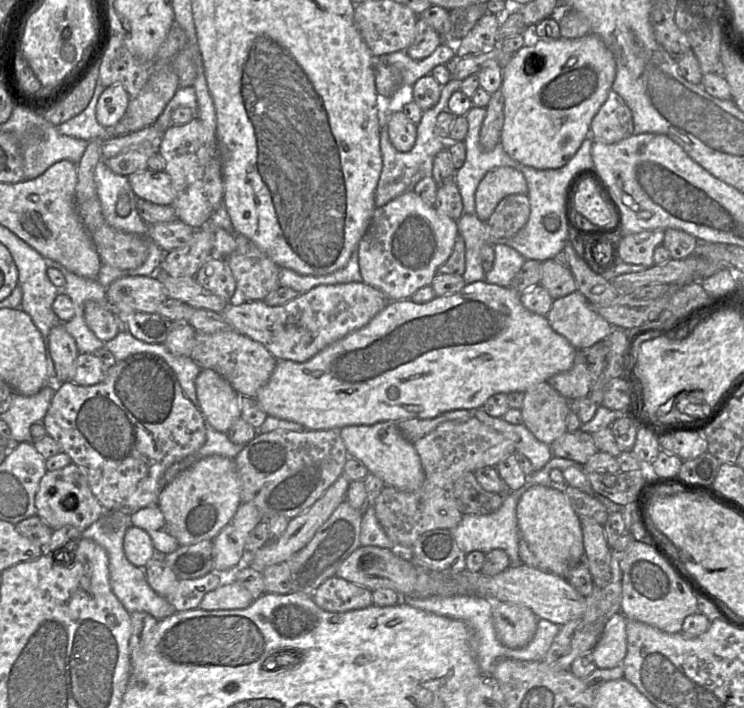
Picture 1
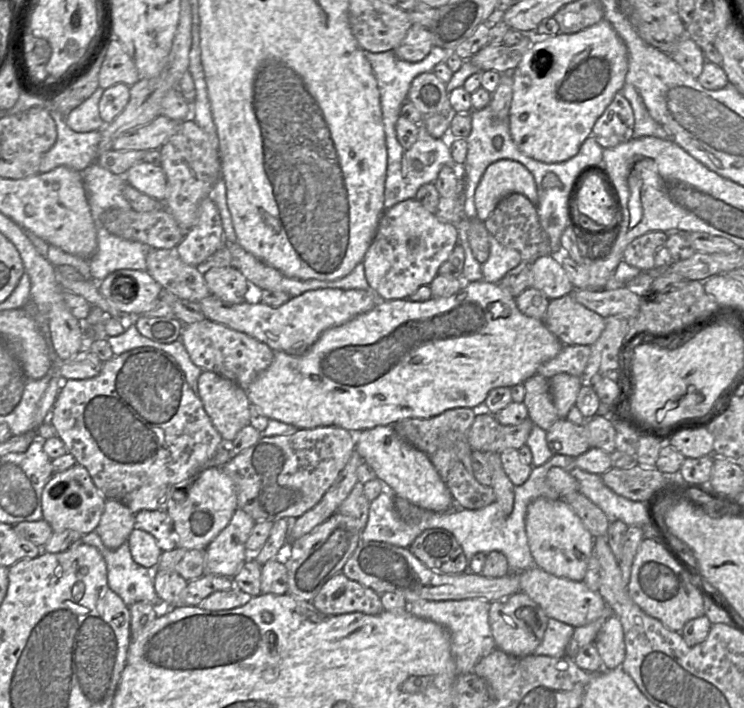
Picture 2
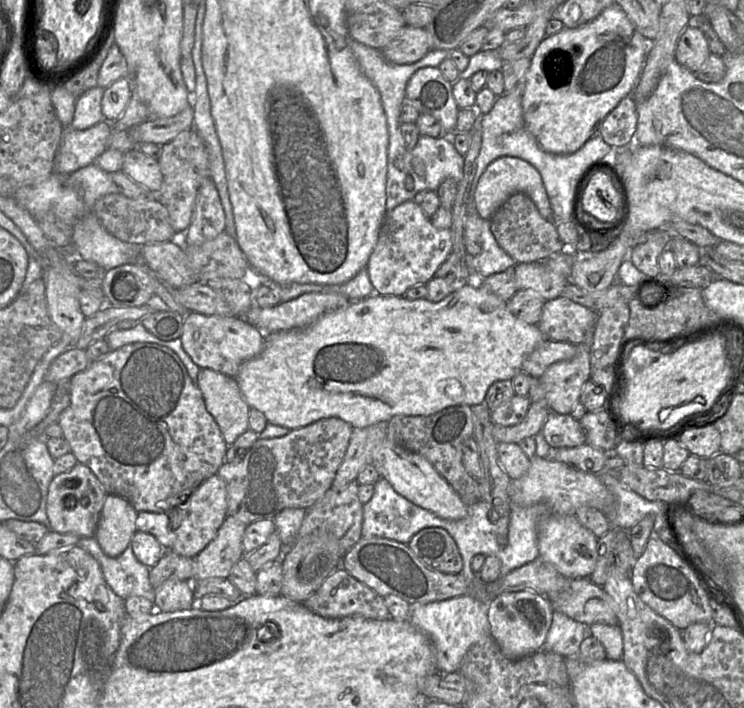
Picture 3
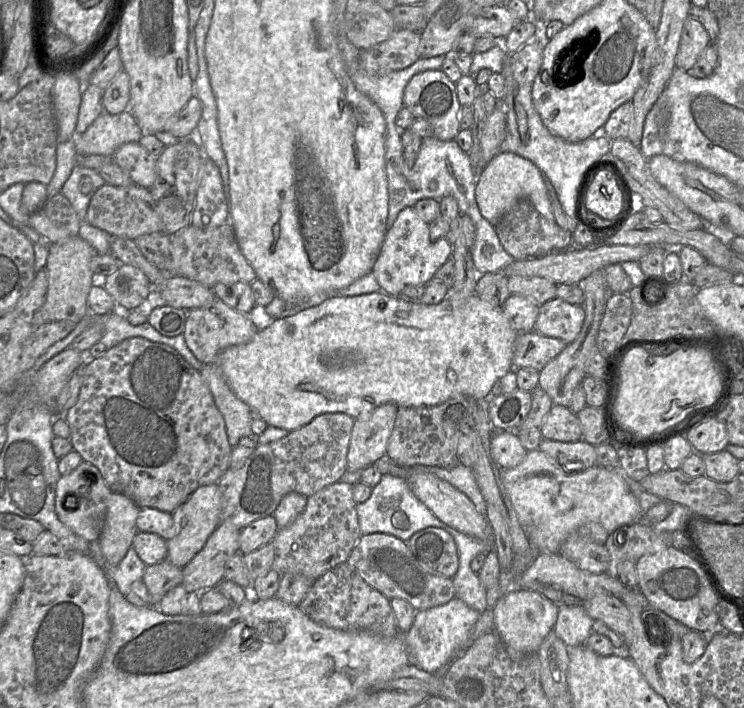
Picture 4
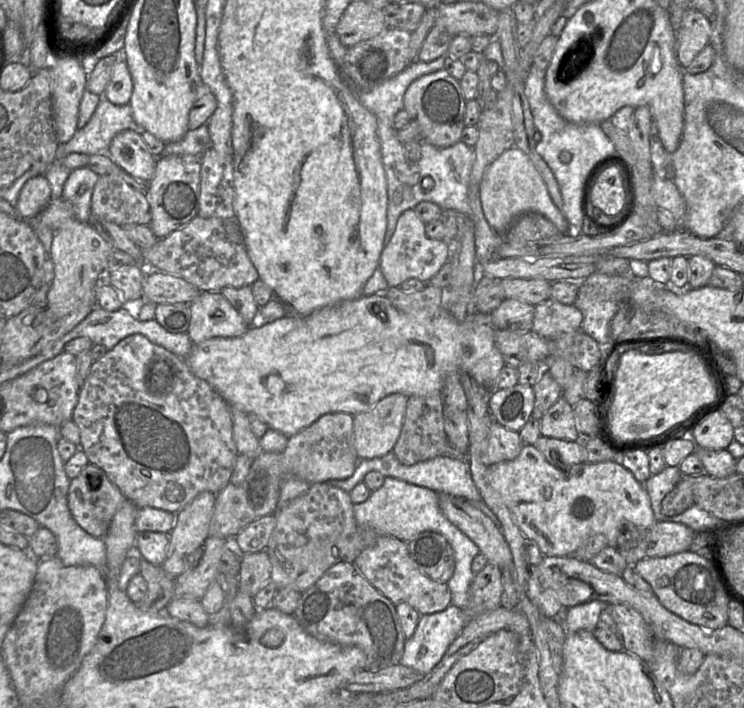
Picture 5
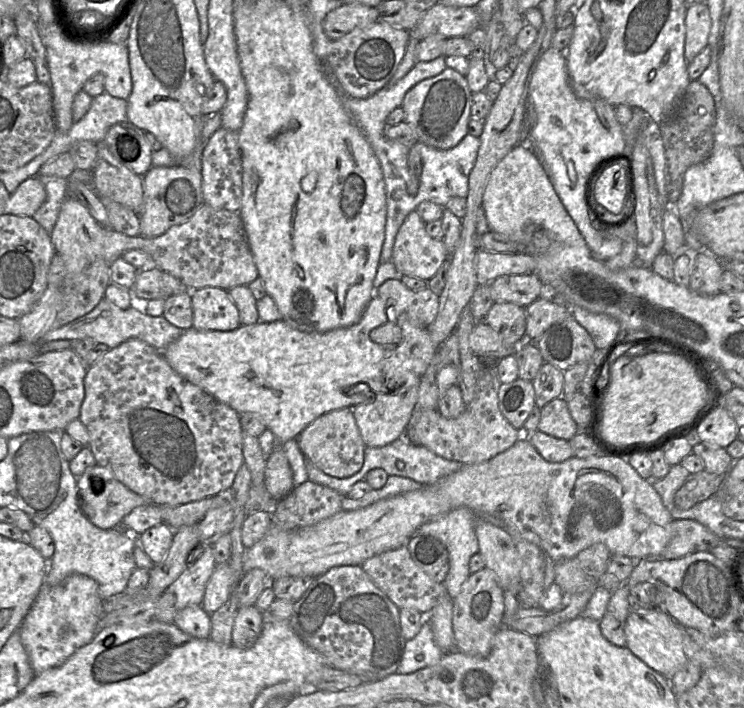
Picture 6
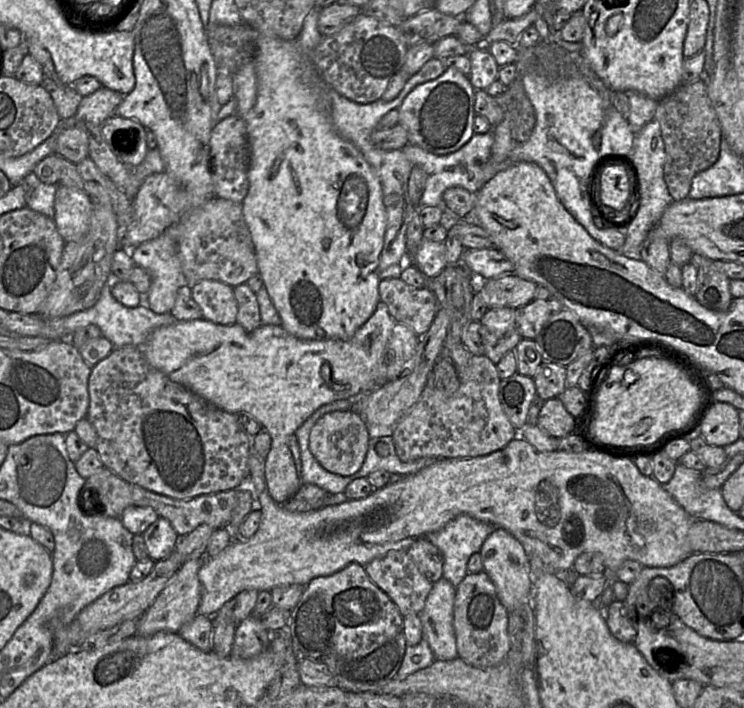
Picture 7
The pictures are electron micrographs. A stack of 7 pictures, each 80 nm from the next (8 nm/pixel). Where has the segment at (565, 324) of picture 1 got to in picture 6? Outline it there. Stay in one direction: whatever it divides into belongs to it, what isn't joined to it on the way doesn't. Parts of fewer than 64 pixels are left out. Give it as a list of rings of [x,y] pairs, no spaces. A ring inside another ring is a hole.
[[[537,299],[526,309],[526,341],[536,342],[553,324],[571,316],[571,307],[565,307],[550,300]]]

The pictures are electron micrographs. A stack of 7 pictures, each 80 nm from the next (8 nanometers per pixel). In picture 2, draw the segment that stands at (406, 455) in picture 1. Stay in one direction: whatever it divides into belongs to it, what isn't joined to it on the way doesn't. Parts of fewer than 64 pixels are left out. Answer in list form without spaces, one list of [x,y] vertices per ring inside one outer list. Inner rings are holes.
[[[380,425],[353,433],[355,433],[355,451],[373,468],[376,477],[394,495],[434,512],[446,512],[455,508],[451,492],[429,456],[402,439],[392,425]]]

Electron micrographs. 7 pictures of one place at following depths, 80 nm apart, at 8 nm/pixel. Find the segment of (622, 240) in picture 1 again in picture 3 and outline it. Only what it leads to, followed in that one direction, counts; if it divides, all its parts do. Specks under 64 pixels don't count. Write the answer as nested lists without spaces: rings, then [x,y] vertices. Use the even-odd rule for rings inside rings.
[[[649,231],[654,232],[651,238],[643,243],[637,244],[629,252],[629,259],[635,267],[644,273],[646,276],[658,277],[660,269],[658,266],[658,258],[663,251],[665,251],[672,240],[672,235],[669,231]]]

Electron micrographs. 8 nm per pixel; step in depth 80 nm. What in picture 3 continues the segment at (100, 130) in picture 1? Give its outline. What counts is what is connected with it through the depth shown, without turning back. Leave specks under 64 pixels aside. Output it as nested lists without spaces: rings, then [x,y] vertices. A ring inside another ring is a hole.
[[[93,87],[77,98],[70,126],[75,130],[88,129],[103,120],[101,100],[104,89]]]

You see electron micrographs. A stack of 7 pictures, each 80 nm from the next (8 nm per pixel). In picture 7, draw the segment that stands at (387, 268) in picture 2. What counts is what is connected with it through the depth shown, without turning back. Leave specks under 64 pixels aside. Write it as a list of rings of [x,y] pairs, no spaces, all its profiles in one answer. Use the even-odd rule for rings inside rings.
[[[423,238],[413,255],[407,255],[406,263],[415,266],[427,279],[433,279],[447,266],[445,243]]]

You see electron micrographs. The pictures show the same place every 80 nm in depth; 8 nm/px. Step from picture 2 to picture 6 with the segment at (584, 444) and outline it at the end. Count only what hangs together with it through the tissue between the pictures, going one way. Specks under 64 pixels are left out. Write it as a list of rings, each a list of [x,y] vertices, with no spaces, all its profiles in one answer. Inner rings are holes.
[[[564,397],[553,399],[540,411],[538,430],[556,438],[570,440],[580,430],[572,418]]]

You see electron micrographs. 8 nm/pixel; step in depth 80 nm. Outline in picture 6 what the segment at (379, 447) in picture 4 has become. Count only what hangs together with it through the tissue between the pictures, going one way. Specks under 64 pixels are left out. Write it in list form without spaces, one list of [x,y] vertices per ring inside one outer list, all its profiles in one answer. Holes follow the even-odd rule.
[[[419,384],[388,394],[378,394],[374,400],[352,408],[356,424],[366,446],[383,447],[402,437],[418,399]]]

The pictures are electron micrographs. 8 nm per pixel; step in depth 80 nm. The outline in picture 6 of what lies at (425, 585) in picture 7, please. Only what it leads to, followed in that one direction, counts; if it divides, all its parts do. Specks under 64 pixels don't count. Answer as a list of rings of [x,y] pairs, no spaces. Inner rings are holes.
[[[406,545],[366,559],[362,569],[399,609],[415,609],[428,615],[448,593],[444,583],[432,580],[411,558]]]

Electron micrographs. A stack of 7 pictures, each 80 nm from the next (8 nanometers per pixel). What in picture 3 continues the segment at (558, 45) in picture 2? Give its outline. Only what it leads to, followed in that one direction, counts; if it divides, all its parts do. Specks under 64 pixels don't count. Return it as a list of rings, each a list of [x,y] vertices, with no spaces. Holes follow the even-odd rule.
[[[612,4],[603,10],[592,21],[577,27],[563,28],[555,35],[545,37],[531,57],[531,65],[526,75],[526,82],[522,96],[522,111],[526,129],[534,136],[538,144],[545,151],[553,154],[571,154],[579,150],[591,137],[597,134],[597,130],[604,118],[627,96],[630,96],[641,76],[652,41],[644,37],[634,26],[626,13],[616,4]],[[559,60],[563,60],[563,74],[558,76],[557,66]]]

